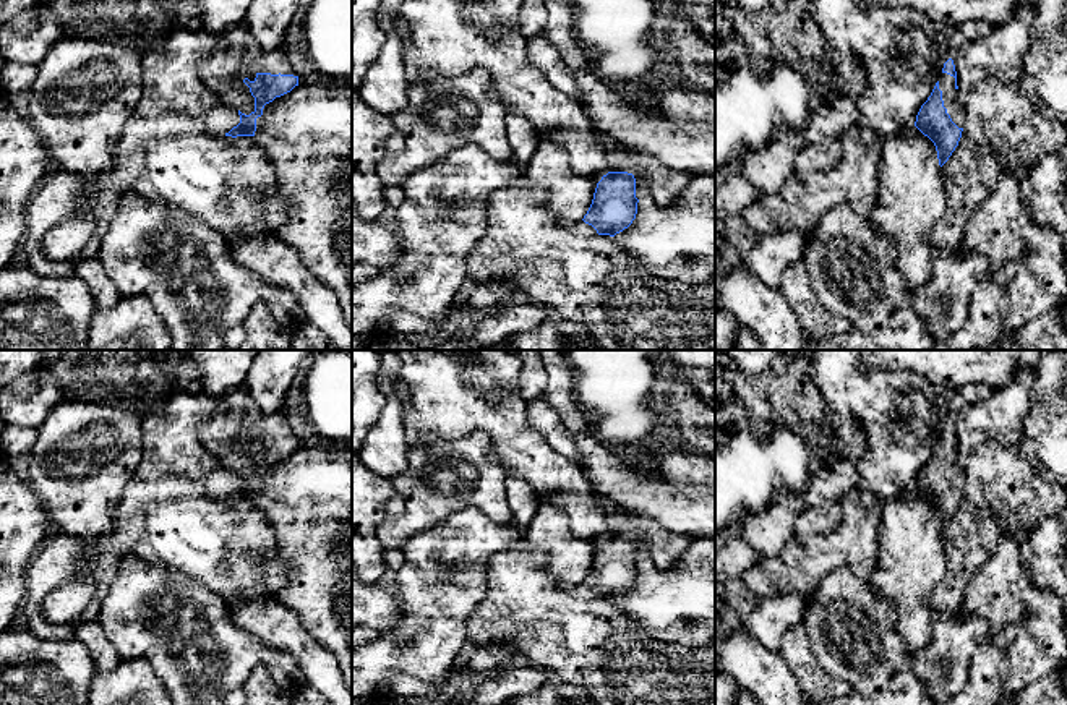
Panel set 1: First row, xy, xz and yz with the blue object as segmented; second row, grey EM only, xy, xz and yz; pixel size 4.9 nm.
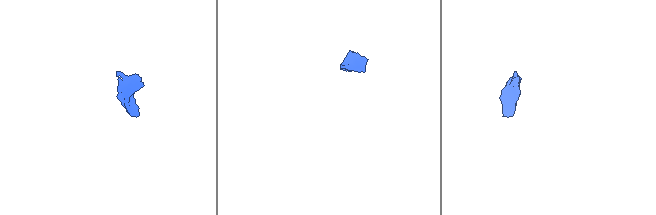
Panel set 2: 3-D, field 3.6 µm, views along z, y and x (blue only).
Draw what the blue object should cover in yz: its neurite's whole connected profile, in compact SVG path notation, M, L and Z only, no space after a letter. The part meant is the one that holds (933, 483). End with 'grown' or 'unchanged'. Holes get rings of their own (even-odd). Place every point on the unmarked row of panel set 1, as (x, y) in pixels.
M949 421L915 485L915 489L934 506L941 530L958 509L963 494L965 472L957 465L957 452L955 428Z; grown

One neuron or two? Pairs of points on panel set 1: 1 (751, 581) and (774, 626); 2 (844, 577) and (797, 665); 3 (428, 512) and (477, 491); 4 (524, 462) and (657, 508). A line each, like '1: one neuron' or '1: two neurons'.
1: two neurons
2: two neurons
3: one neuron
4: two neurons

